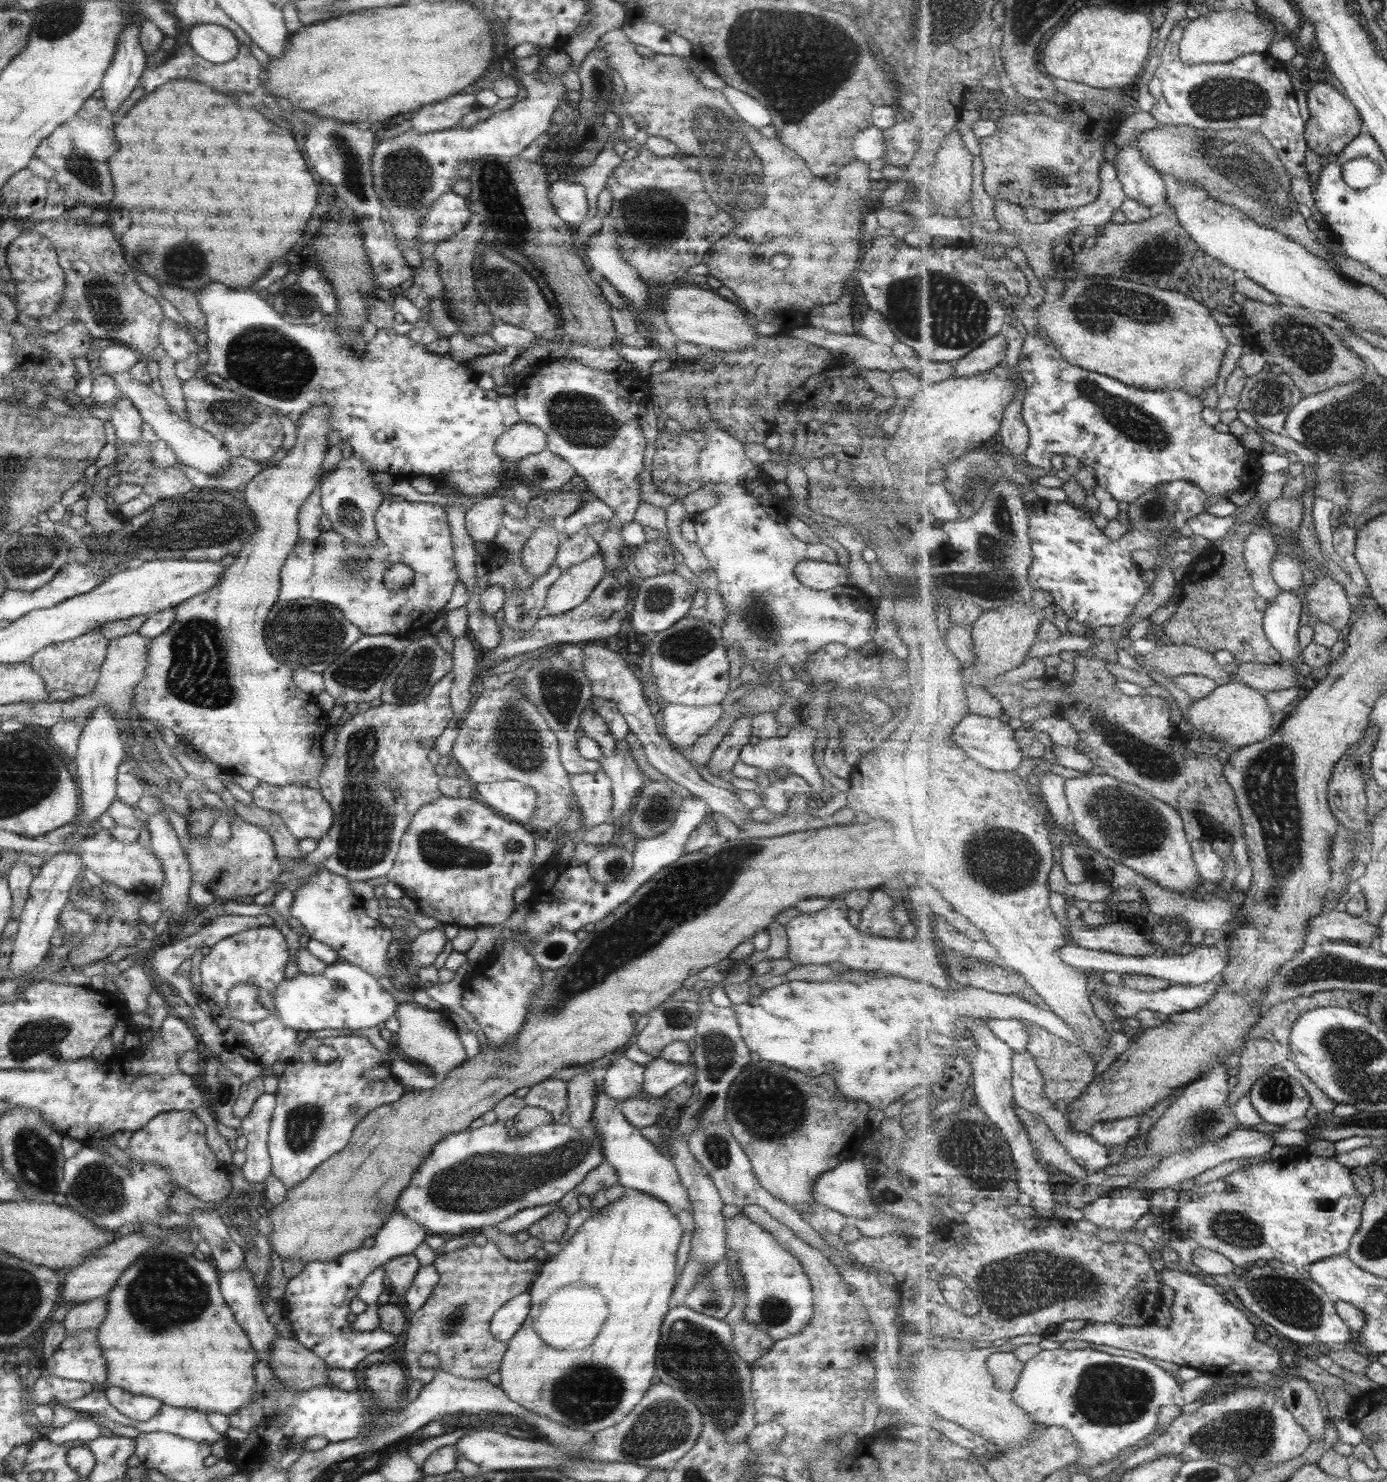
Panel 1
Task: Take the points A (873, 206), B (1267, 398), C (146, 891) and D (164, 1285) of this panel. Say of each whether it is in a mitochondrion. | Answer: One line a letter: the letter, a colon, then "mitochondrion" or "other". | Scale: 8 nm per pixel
A: other
B: mitochondrion
C: other
D: mitochondrion

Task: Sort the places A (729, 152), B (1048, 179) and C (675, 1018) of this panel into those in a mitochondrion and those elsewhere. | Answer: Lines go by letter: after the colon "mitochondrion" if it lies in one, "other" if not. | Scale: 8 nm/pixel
A: mitochondrion
B: mitochondrion
C: mitochondrion

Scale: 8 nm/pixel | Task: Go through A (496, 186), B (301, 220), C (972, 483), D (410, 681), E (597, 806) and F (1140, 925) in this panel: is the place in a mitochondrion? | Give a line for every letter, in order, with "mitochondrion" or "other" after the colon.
A: mitochondrion
B: other
C: mitochondrion
D: mitochondrion
E: other
F: other

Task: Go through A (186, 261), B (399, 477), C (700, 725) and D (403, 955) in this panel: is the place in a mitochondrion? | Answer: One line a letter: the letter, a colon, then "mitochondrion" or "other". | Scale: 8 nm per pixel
A: mitochondrion
B: other
C: other
D: other

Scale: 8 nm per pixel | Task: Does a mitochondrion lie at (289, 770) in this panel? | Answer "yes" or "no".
no

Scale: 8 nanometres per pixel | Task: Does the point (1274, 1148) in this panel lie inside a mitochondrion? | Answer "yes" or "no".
no

